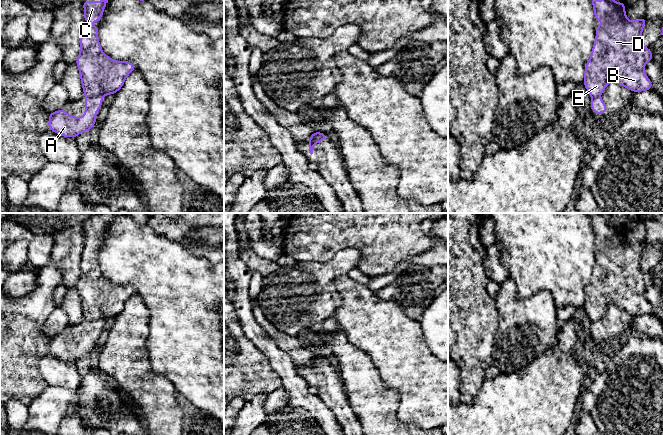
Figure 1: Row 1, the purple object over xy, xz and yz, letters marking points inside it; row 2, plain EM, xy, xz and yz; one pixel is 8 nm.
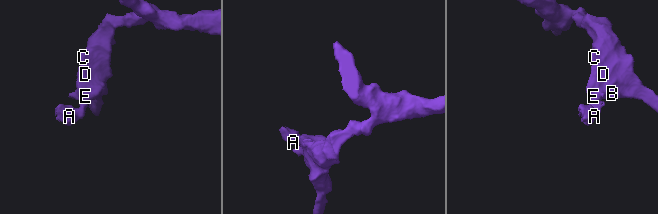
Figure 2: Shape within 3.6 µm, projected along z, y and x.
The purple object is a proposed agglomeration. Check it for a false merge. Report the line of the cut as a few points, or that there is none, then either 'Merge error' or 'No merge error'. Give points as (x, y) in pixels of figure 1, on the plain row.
Split along xz (326, 359), (311, 360). Merge error

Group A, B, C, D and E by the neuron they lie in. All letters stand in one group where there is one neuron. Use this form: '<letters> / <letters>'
A / B C D E

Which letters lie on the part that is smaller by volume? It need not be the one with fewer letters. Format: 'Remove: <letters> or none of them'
Remove: A

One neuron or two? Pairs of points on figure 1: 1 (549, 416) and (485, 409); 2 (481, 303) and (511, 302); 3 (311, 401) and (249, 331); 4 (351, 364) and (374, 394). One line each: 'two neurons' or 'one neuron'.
1: one neuron
2: two neurons
3: one neuron
4: one neuron

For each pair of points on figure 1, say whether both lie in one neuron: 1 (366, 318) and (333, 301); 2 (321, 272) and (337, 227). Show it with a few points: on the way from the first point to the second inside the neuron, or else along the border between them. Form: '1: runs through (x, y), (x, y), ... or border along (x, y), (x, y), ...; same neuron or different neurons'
1: border along (334, 281), (341, 304), (332, 315); different neurons
2: border along (344, 249), (341, 249), (324, 262), (300, 262); different neurons

